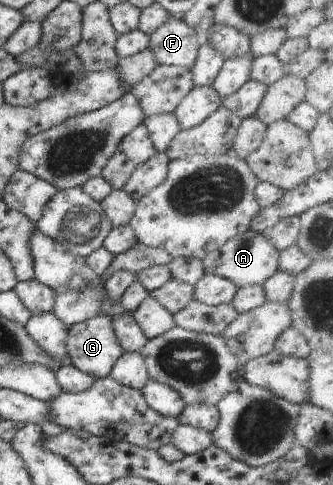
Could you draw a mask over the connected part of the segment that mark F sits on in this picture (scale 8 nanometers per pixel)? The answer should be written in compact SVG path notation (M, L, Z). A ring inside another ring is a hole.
M169 16L148 37L148 50L156 64L192 68L198 52L196 33L181 20Z

